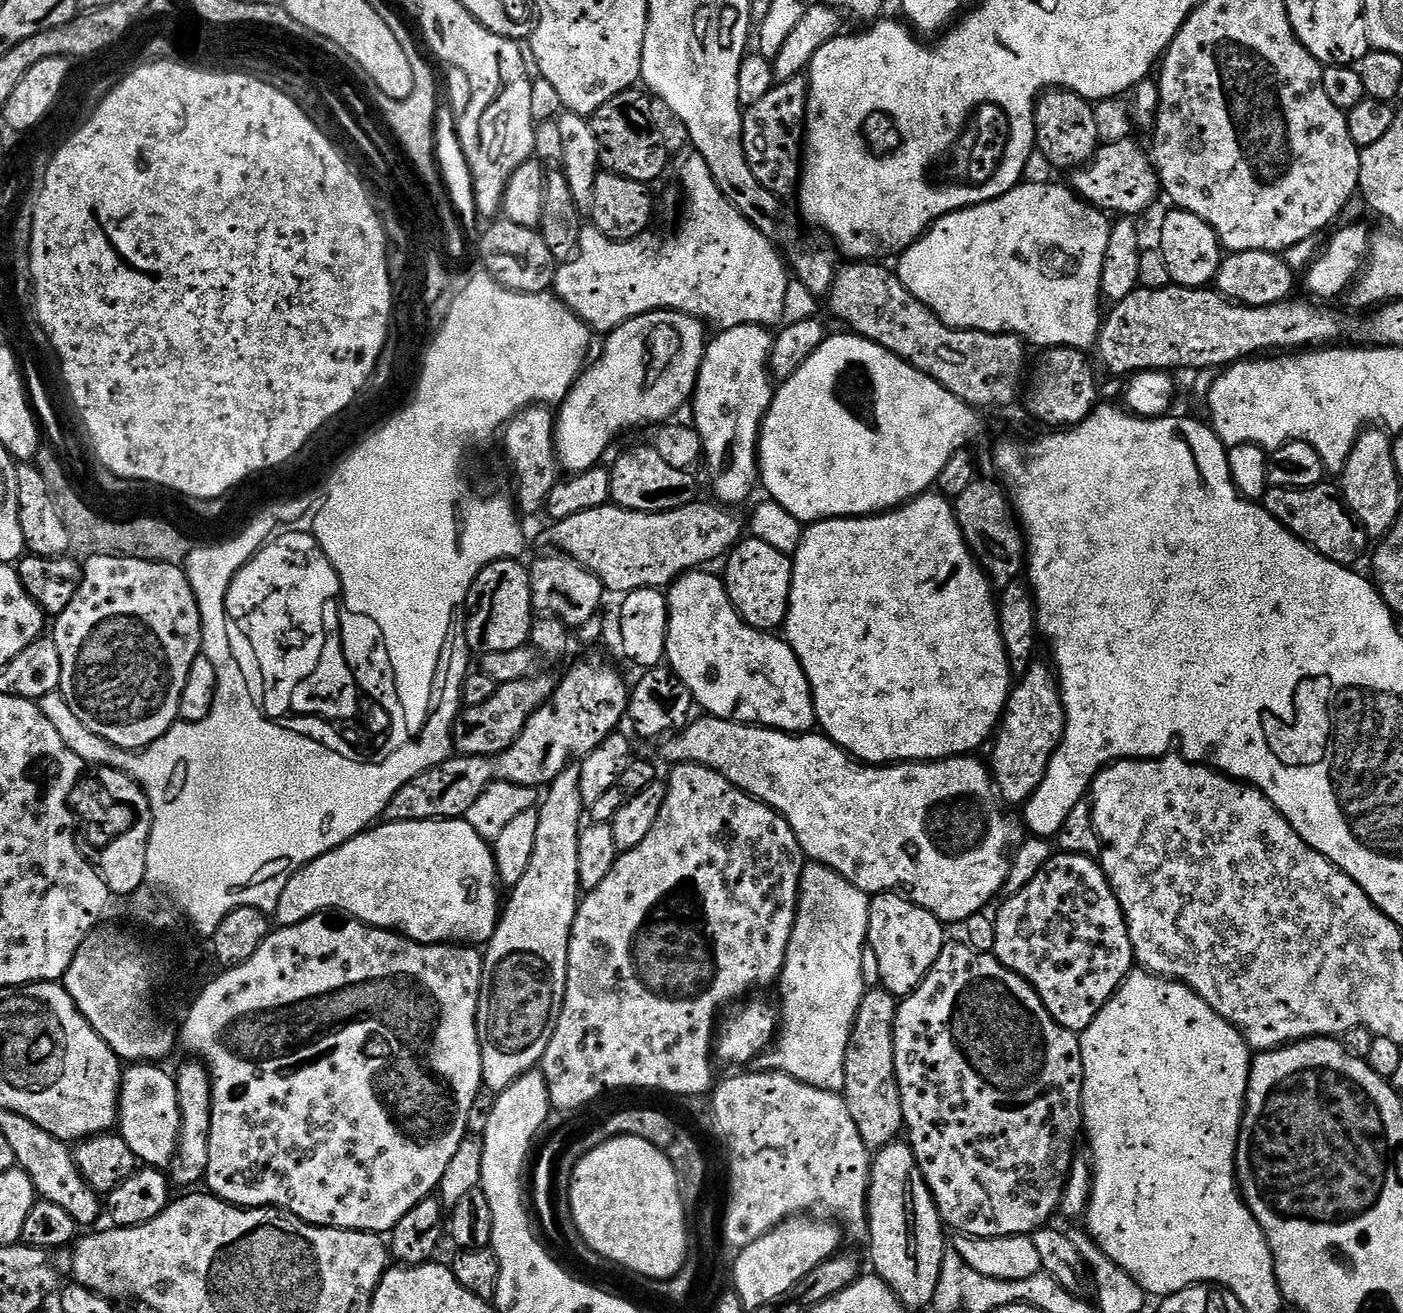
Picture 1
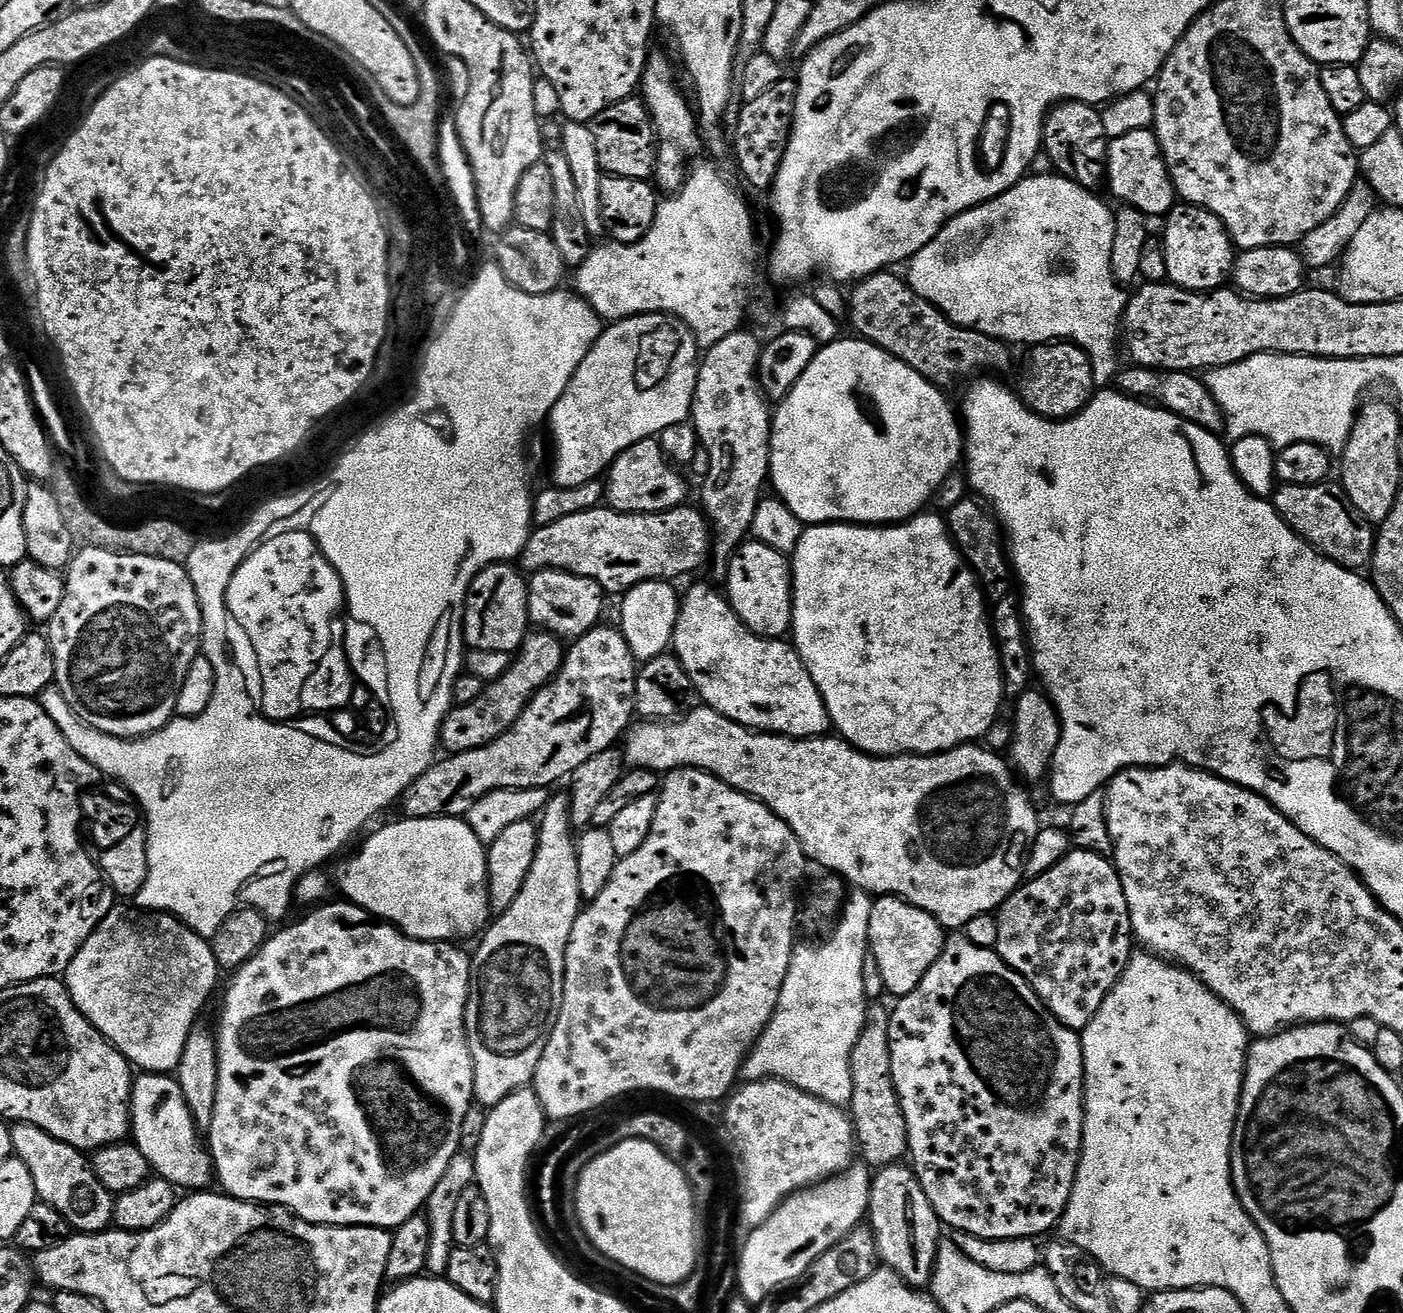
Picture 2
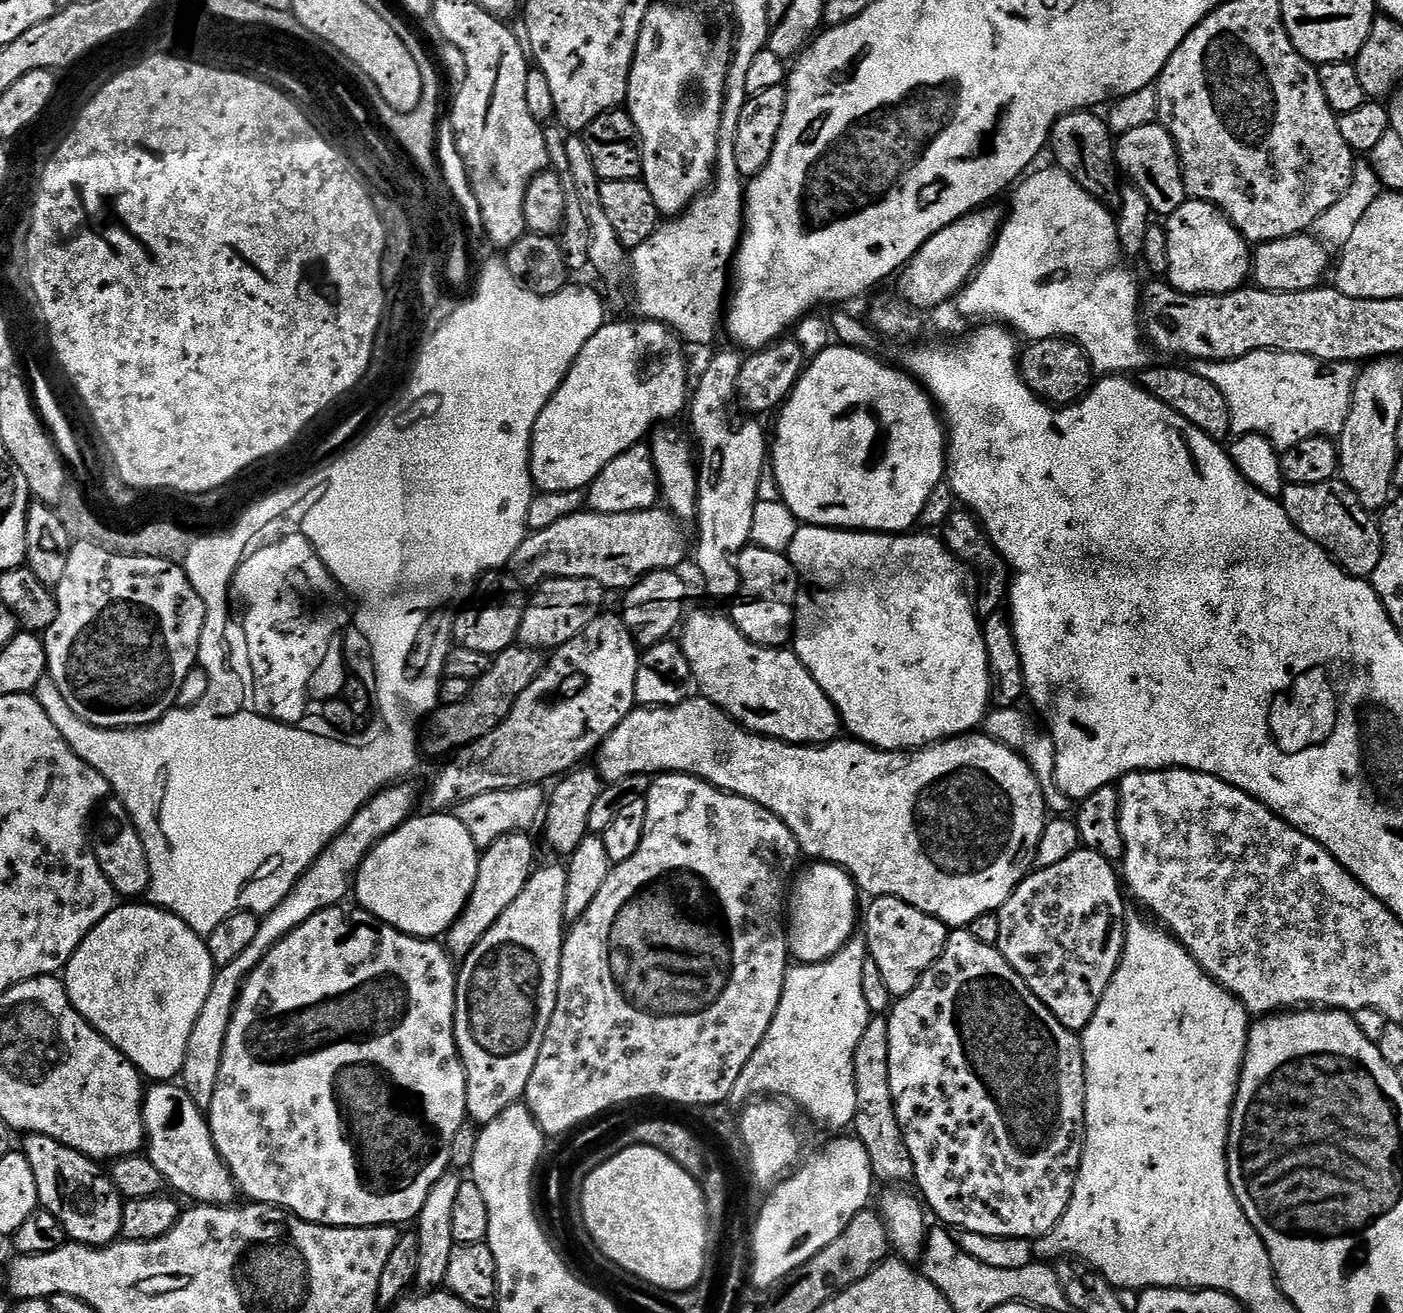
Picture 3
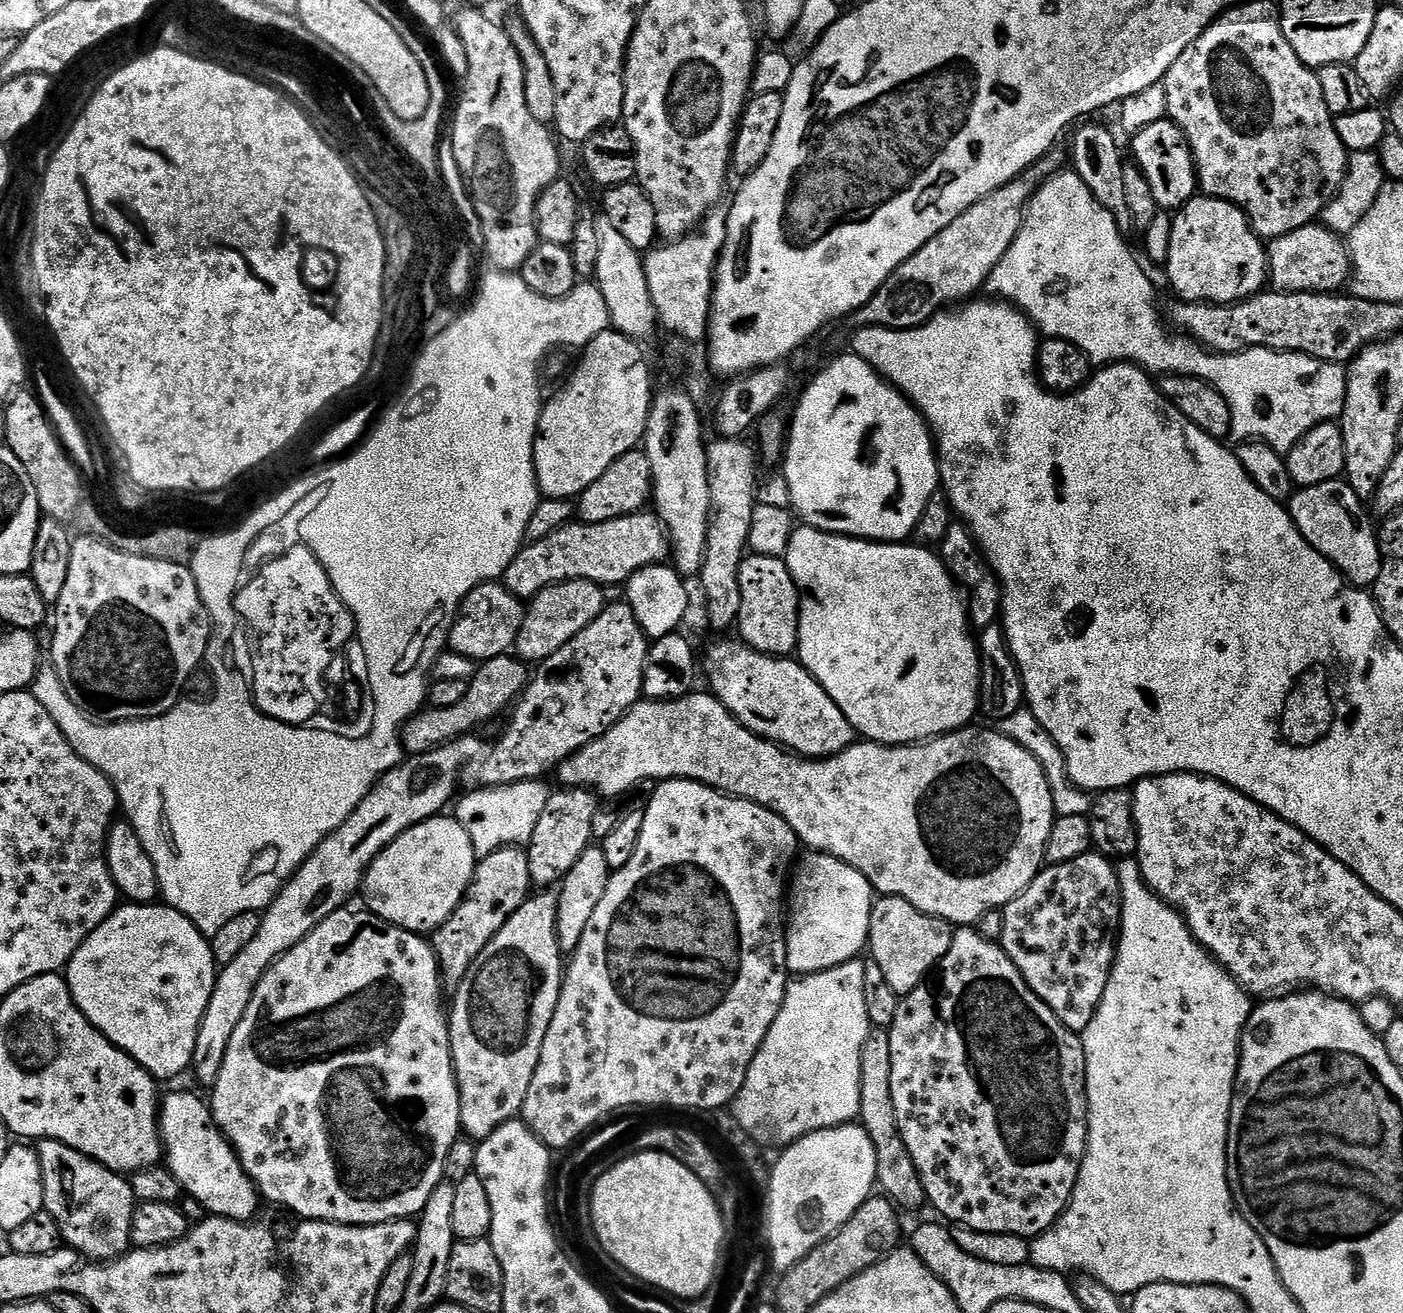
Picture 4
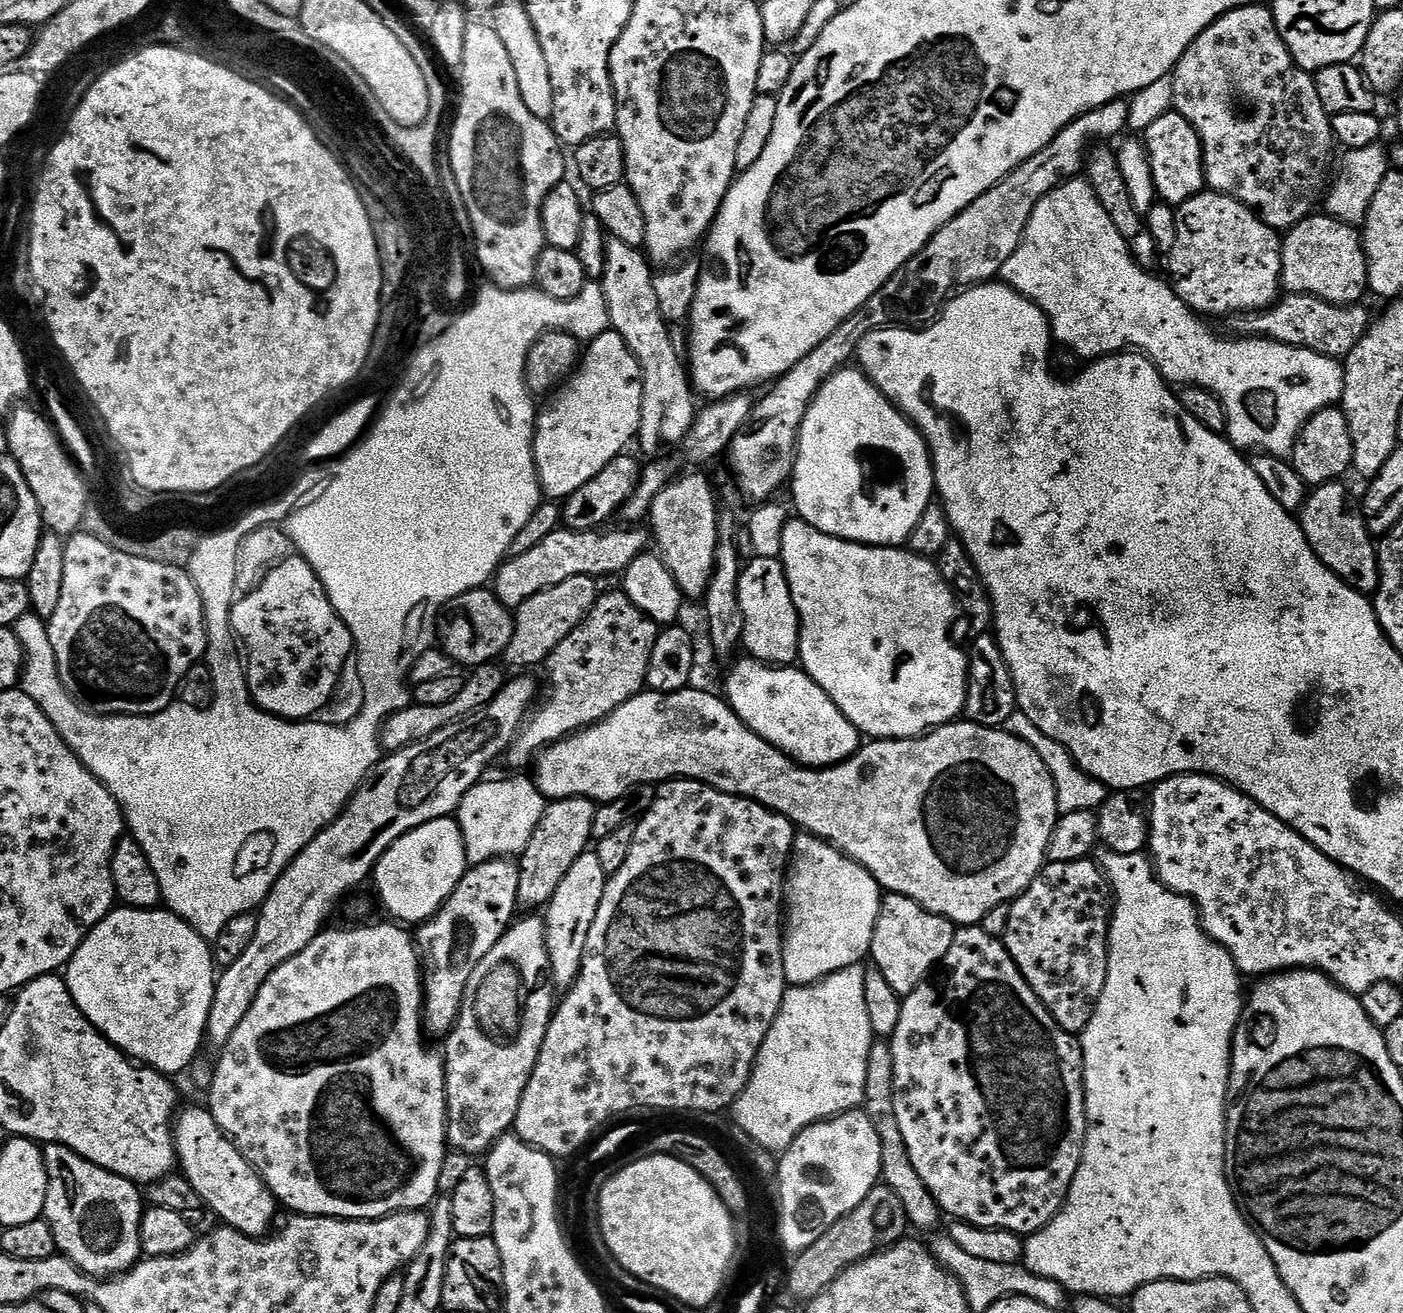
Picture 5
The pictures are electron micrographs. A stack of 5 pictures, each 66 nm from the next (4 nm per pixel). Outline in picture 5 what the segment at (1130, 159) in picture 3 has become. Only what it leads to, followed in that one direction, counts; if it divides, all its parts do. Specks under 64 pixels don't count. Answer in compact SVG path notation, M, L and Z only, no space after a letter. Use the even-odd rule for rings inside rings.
M1174 110L1162 114L1154 126L1142 133L1142 139L1150 158L1150 170L1154 170L1156 195L1163 203L1179 206L1205 191L1202 142L1198 138L1198 130L1194 130L1182 114Z

